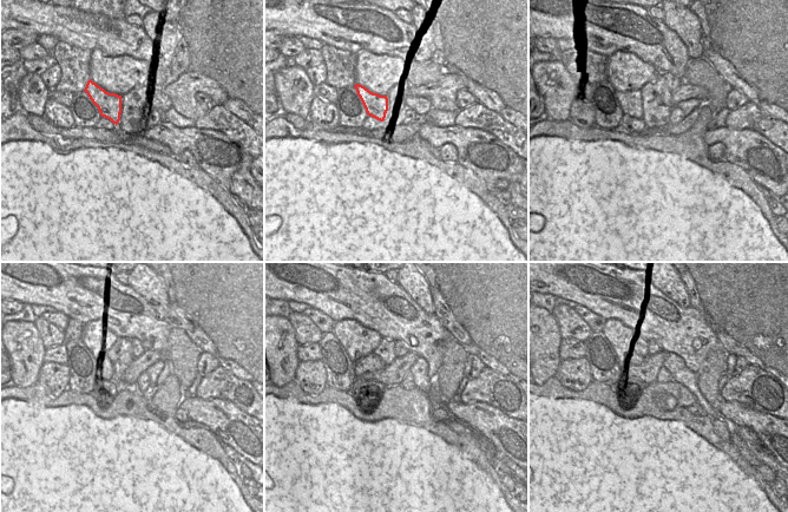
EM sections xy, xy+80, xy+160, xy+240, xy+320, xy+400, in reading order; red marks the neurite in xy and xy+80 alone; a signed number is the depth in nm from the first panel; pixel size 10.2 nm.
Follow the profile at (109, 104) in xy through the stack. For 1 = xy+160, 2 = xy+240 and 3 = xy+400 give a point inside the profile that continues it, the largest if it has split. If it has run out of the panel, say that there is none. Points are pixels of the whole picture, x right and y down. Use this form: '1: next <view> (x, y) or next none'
1: next xy+160 (631, 103)
2: next xy+240 (103, 366)
3: next xy+400 (636, 358)

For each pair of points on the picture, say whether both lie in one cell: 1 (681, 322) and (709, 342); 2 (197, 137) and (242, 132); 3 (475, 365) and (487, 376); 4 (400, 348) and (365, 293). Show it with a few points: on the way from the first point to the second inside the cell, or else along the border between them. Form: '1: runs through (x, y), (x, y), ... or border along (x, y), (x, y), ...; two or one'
1: runs through (688, 329), (698, 340), (702, 340); one
2: border along (197, 128), (223, 132), (245, 152); two
3: border along (485, 366), (470, 380); two
4: border along (394, 341), (401, 341), (408, 350); two

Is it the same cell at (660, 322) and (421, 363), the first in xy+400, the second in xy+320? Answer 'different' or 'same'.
different

